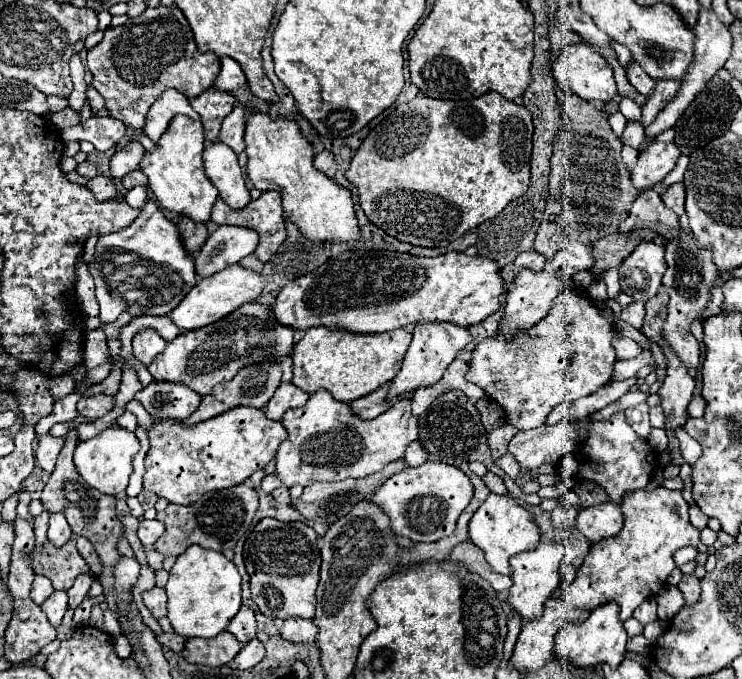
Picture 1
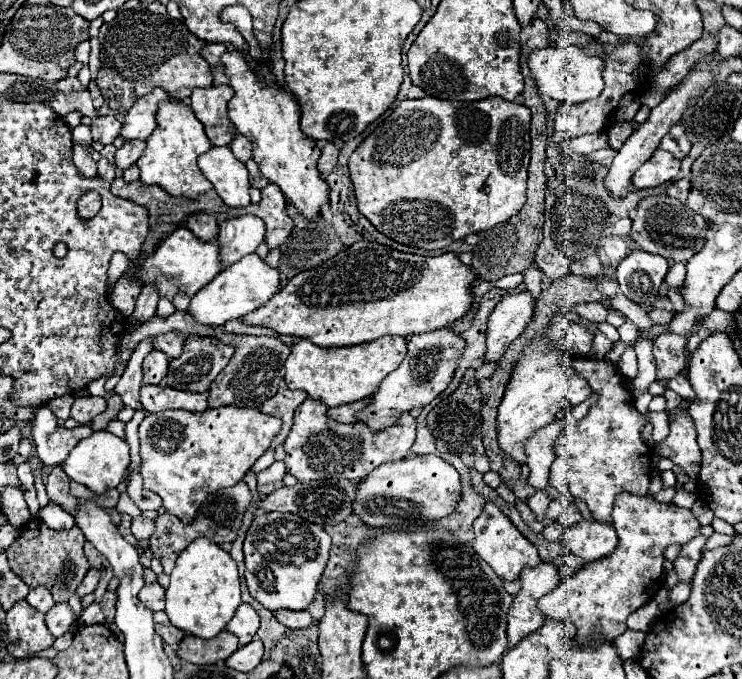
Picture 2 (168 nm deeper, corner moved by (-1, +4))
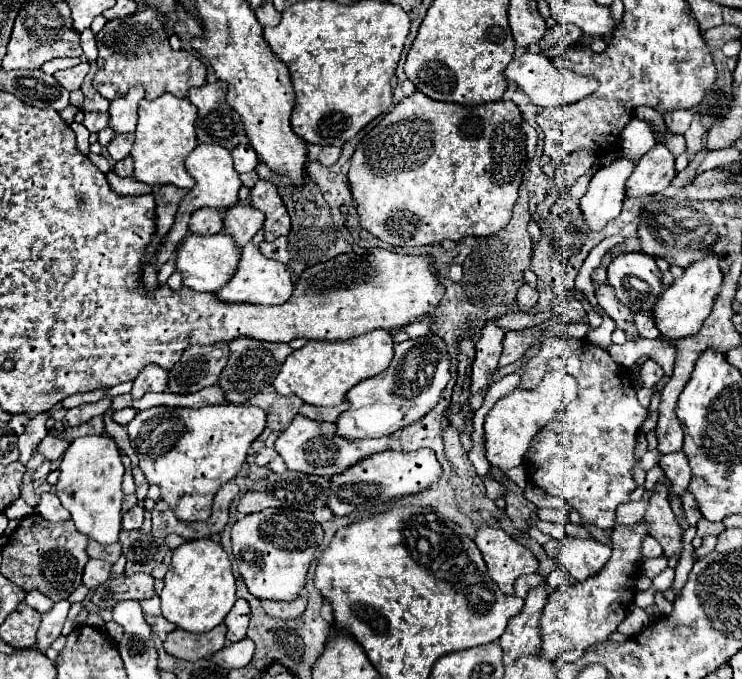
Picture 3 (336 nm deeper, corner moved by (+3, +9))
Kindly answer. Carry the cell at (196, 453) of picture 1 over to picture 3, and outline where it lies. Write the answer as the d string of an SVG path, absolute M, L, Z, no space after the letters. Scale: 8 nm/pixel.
M214 405L202 409L186 409L186 407L152 407L146 411L138 411L136 417L126 425L130 443L136 449L144 477L148 483L160 487L162 501L180 517L180 521L204 521L210 515L212 499L216 489L226 481L232 481L242 469L248 449L264 431L264 411L252 405Z

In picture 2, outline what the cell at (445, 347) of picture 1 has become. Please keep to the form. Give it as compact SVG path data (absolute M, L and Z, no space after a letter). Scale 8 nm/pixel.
M440 328L426 334L416 334L408 340L408 354L402 364L388 374L378 390L372 394L370 404L356 414L358 422L364 422L372 432L380 432L396 424L404 412L412 412L418 406L430 404L438 394L442 394L458 368L458 360L464 352L466 342L448 328Z

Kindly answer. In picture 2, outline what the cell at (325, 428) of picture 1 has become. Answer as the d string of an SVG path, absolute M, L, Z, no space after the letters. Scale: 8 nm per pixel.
M304 400L294 414L294 426L286 436L286 472L296 476L298 480L330 480L330 478L348 478L348 480L364 480L376 466L392 460L400 460L406 456L416 438L416 422L412 414L404 414L396 426L382 430L380 434L372 434L364 422L340 424L326 418L326 406L322 402Z

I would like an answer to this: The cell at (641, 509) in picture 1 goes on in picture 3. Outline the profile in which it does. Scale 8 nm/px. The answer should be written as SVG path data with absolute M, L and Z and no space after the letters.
M640 521L634 525L616 525L612 529L612 557L604 569L588 581L576 581L572 585L558 587L550 591L546 605L540 615L540 631L542 631L542 653L556 661L576 661L576 657L584 655L588 645L598 645L606 641L610 633L618 629L618 625L626 617L628 605L634 601L636 581L642 575L642 541L648 537L648 523Z

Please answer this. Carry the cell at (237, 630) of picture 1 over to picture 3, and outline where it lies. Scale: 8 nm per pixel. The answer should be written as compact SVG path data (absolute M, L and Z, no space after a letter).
M236 599L234 607L230 609L230 613L224 617L224 623L228 627L228 641L236 643L240 639L246 637L246 631L248 631L248 623L250 623L250 607L248 607L248 601L244 599Z

